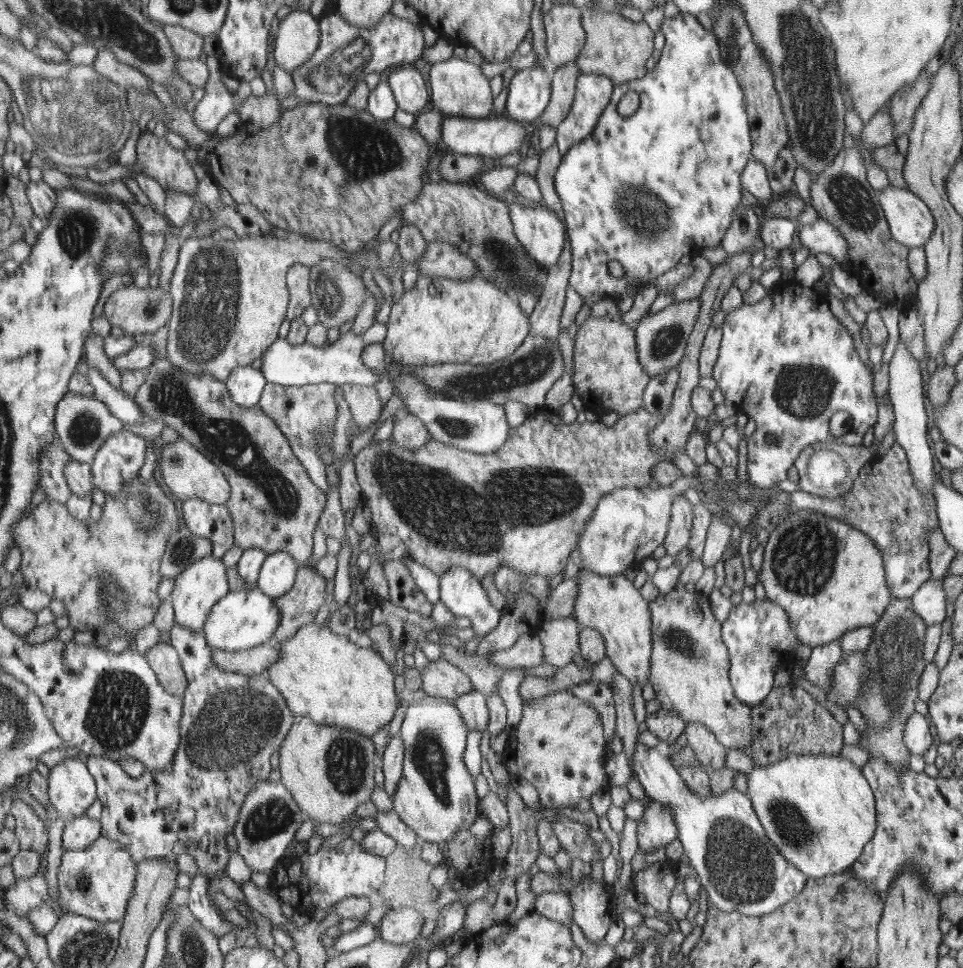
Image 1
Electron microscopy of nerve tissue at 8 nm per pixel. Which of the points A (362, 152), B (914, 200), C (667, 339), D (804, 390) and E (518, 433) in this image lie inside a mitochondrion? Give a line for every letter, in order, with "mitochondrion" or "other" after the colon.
A: mitochondrion
B: other
C: mitochondrion
D: mitochondrion
E: other

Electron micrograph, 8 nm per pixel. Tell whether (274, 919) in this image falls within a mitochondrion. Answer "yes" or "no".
no

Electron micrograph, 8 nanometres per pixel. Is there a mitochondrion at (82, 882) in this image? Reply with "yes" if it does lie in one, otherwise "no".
yes

